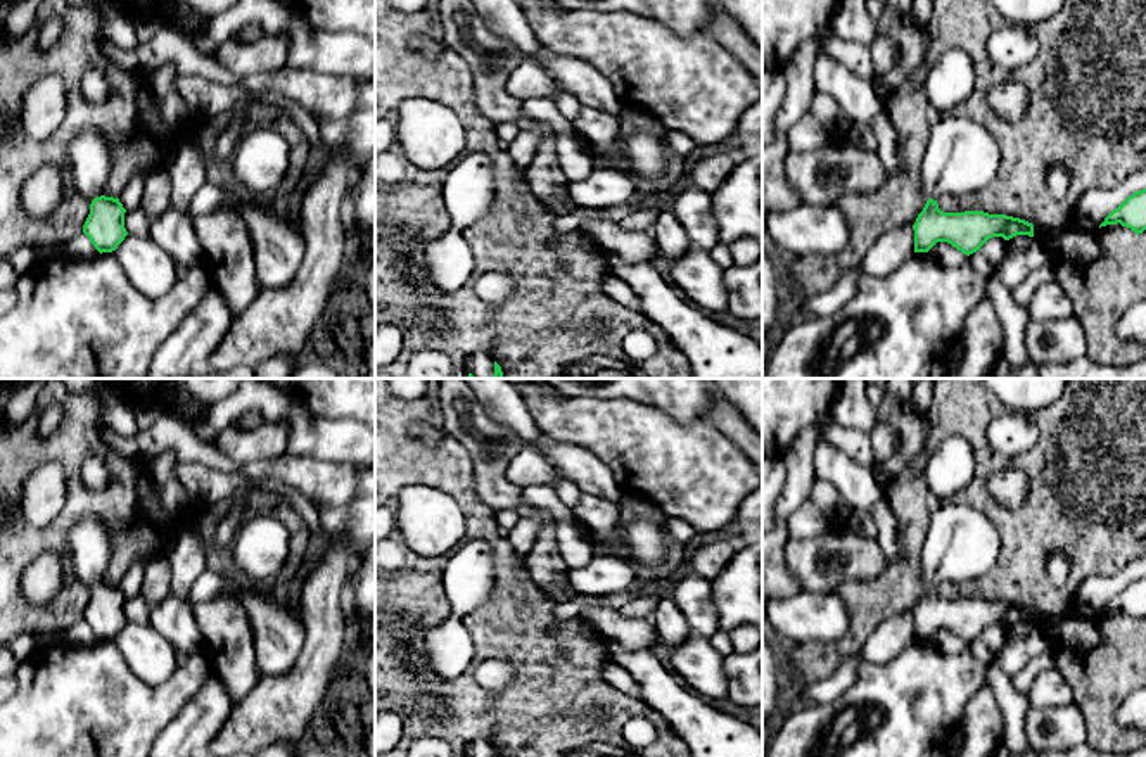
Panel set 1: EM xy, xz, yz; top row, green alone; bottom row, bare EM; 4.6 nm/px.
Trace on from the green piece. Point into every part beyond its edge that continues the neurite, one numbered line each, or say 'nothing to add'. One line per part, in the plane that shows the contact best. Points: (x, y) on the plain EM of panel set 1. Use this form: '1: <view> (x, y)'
1: xy (89, 548)

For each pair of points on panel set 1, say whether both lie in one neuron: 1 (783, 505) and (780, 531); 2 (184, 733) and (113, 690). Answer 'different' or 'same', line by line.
1: different
2: different

